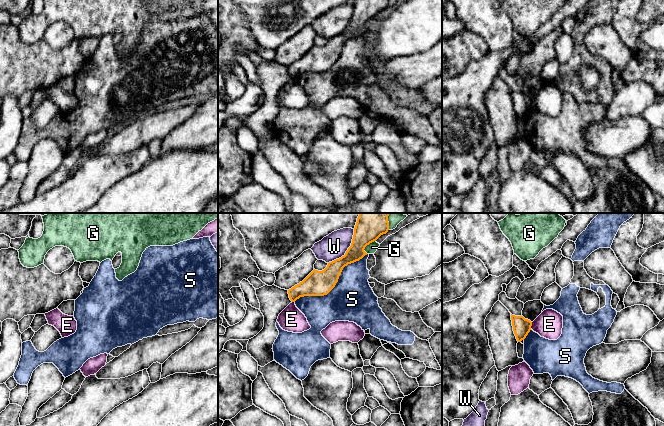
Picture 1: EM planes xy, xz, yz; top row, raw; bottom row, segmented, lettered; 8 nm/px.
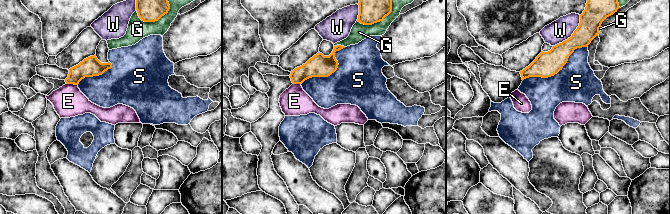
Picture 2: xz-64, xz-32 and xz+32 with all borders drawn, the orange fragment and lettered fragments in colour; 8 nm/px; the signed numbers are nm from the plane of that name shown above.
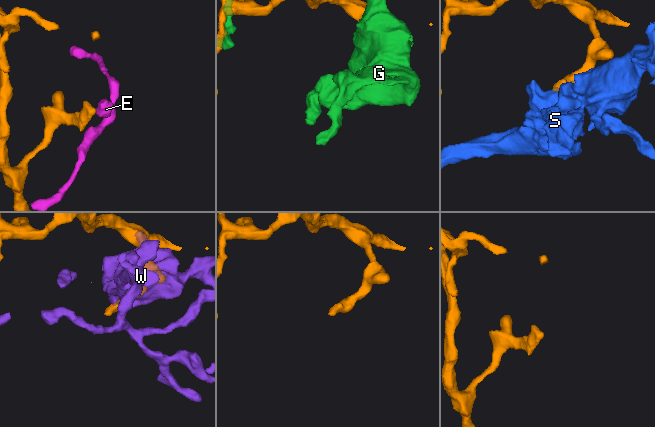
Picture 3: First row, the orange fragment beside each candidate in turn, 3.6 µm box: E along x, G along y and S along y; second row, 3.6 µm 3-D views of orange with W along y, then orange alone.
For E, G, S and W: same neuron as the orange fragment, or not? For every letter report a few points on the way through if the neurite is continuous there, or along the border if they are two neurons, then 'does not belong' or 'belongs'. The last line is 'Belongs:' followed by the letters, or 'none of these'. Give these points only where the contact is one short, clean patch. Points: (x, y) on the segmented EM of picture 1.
E: border yz (532, 322), (530, 328); does not belong
G: does not belong
S: does not belong
W: does not belong
Belongs: none of these

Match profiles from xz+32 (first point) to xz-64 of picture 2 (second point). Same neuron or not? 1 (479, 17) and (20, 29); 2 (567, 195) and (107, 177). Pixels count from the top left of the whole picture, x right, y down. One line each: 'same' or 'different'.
1: different
2: same

